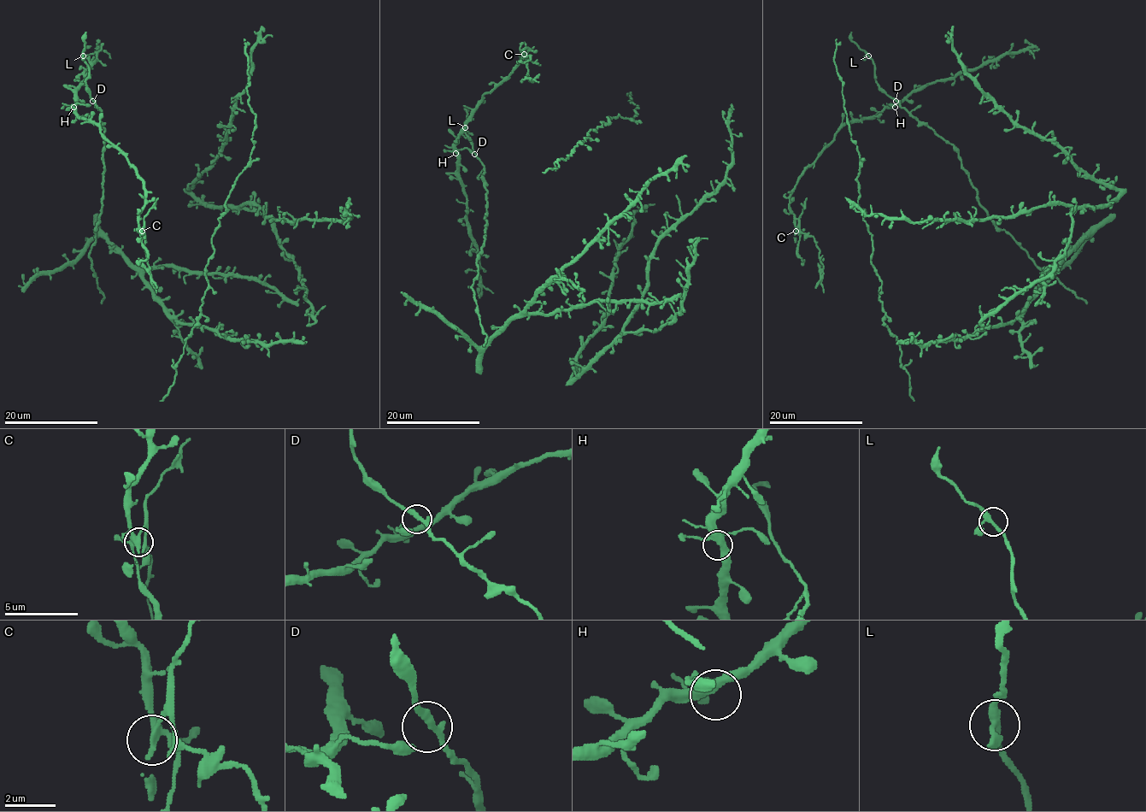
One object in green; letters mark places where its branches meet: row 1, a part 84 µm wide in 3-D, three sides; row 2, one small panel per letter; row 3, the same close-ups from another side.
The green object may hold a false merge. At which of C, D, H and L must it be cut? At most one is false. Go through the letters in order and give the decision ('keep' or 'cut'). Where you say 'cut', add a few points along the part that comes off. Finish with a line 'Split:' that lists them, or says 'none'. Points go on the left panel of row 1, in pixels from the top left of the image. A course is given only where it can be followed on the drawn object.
C: cut; course (141, 231), (143, 227), (150, 284), (156, 292)
D: keep
H: keep
L: keep
Split: C

